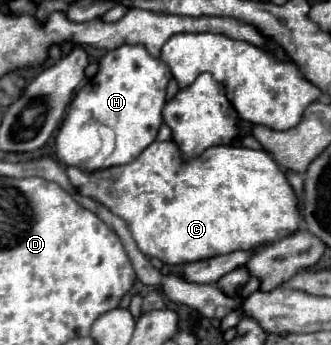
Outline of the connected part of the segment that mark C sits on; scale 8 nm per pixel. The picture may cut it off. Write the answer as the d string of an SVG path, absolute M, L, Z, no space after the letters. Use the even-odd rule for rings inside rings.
M154 141L132 163L90 173L78 167L68 167L66 173L78 193L96 199L128 223L128 229L144 255L156 257L168 265L210 259L240 249L250 251L296 233L302 223L298 195L266 151L218 145L206 149L198 159L184 165L178 147L172 141Z

